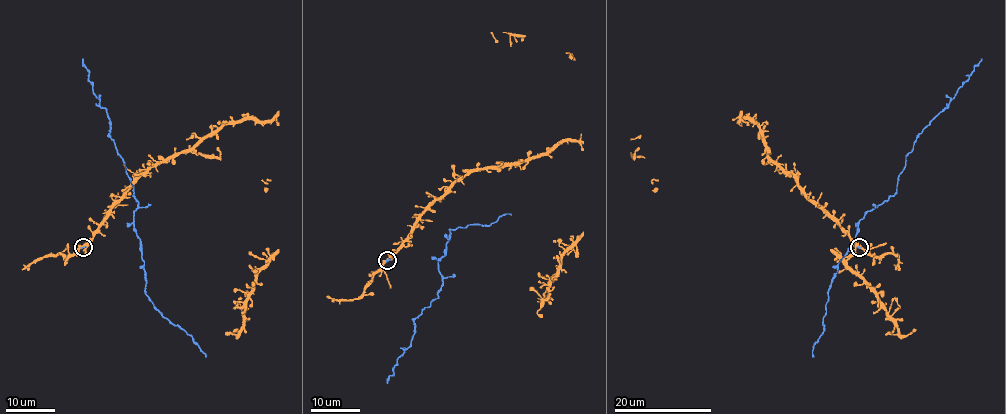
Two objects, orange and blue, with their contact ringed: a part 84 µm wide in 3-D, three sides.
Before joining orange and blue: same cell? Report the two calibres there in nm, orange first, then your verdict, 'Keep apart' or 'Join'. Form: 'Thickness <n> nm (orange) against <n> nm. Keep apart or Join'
Thickness 360 nm (orange) against 130 nm. Join

